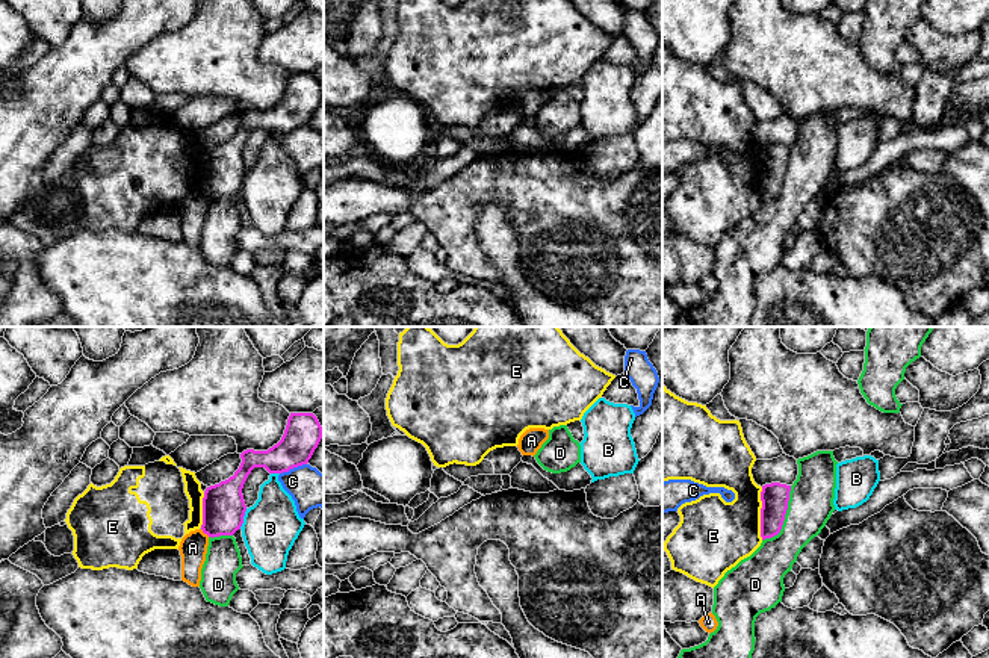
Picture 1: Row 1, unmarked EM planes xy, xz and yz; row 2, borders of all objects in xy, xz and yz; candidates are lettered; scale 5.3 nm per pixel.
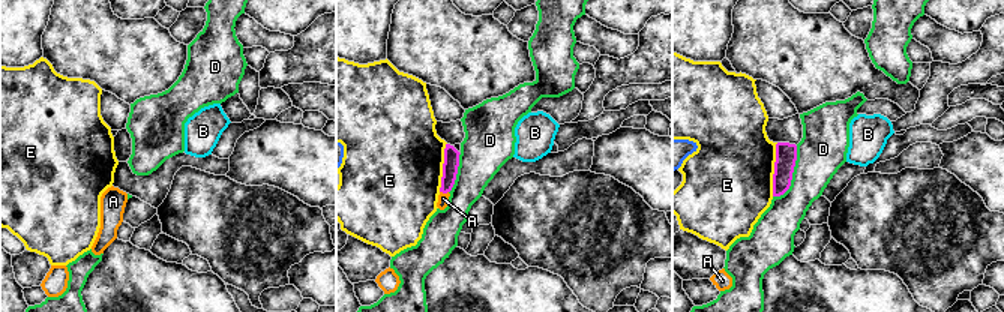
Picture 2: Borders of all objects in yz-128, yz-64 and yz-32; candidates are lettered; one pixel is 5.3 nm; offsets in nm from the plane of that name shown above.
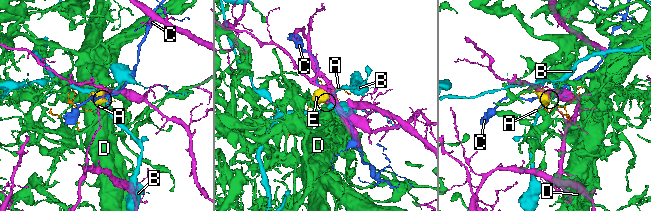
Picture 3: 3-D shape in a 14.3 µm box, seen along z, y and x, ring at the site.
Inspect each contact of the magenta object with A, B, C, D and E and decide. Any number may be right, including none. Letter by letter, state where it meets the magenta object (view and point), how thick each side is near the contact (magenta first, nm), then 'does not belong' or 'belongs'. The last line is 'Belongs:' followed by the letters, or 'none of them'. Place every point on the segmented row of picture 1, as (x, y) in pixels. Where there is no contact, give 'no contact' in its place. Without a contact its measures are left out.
A: xy (204, 533) | 220/150 nm | does not belong
B: xy (242, 519) | 220/300 nm | does not belong
C: xy (292, 468) | 200/200 nm | does not belong
D: yz (784, 518) | 150/240 nm | does not belong
E: yz (761, 513) | 150/360 nm | does not belong
Belongs: none of them

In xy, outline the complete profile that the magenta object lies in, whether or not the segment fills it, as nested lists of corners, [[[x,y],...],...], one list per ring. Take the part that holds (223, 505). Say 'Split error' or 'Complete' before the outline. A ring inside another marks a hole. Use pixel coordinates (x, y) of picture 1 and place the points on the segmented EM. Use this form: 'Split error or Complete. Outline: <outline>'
Complete. Outline: [[[290,413],[281,440],[268,451],[246,449],[240,454],[239,469],[225,481],[210,486],[203,498],[203,525],[201,529],[209,537],[233,535],[240,529],[246,505],[242,489],[254,467],[265,467],[269,473],[289,472],[293,467],[307,464],[322,439],[322,427],[313,413]]]

